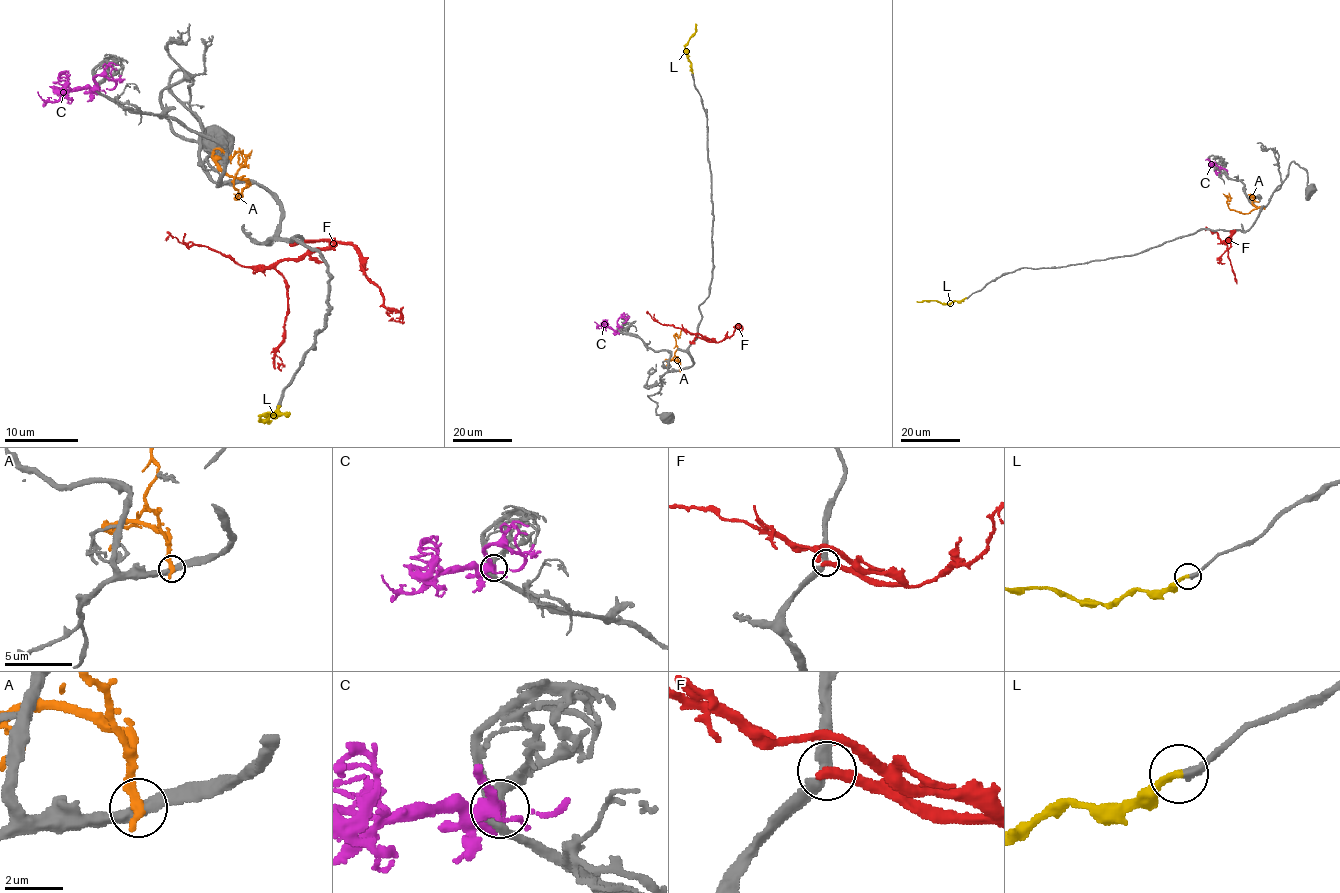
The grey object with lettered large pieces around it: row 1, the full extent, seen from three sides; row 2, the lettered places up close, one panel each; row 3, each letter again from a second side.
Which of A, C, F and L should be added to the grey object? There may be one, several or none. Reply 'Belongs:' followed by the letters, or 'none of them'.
Belongs: L

